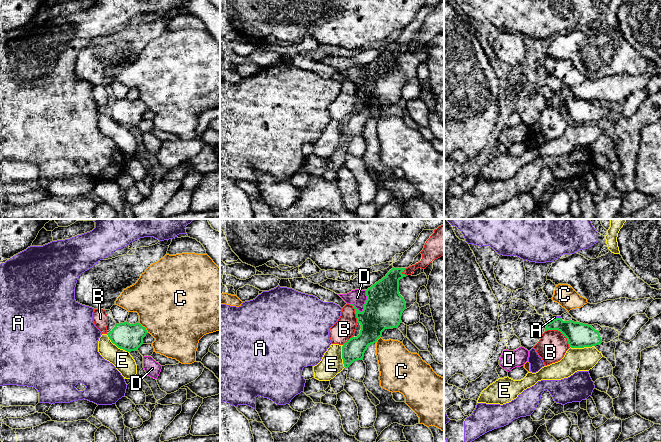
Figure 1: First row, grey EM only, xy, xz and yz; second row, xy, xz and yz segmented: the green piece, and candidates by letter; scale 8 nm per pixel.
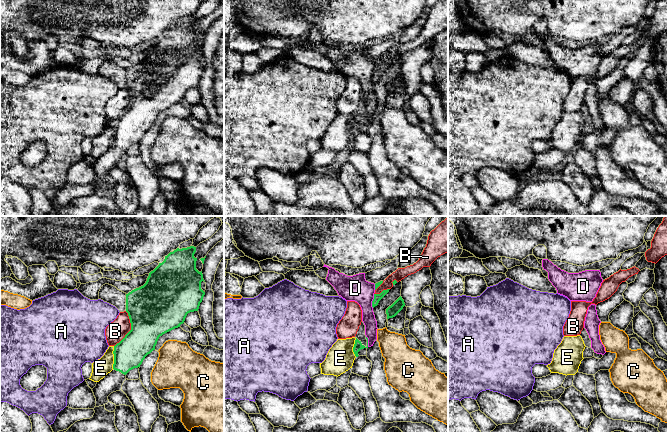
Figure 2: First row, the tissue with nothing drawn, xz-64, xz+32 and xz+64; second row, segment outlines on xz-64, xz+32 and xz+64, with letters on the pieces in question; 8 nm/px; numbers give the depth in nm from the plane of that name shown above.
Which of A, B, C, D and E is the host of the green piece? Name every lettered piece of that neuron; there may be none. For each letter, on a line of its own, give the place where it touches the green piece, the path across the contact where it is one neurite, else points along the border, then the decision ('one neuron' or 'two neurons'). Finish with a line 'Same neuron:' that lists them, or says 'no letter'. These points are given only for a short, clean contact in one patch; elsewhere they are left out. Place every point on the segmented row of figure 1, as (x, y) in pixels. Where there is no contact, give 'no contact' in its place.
A: contact yz (556, 318); two neurons
B: contact yz (560, 331); two neurons
C: contact xy (144, 327); two neurons
D: contact xz (365, 302); border xz (366, 290), (364, 308), (359, 312); two neurons
E: contact xy (116, 345); border xy (106, 334), (113, 343), (128, 352); two neurons
Same neuron: no letter

